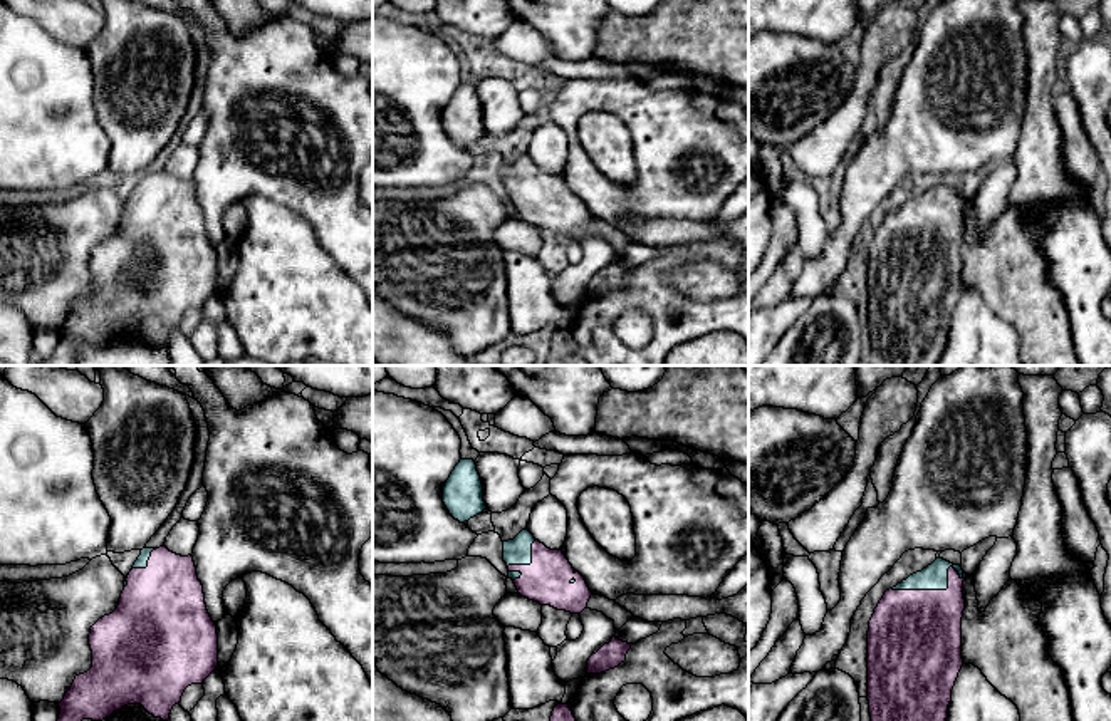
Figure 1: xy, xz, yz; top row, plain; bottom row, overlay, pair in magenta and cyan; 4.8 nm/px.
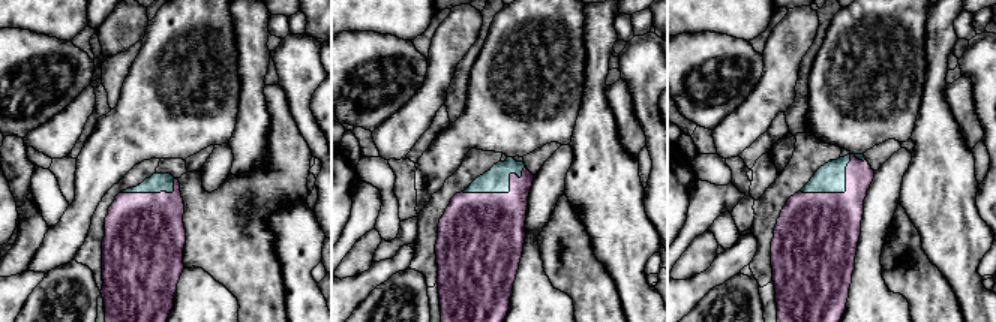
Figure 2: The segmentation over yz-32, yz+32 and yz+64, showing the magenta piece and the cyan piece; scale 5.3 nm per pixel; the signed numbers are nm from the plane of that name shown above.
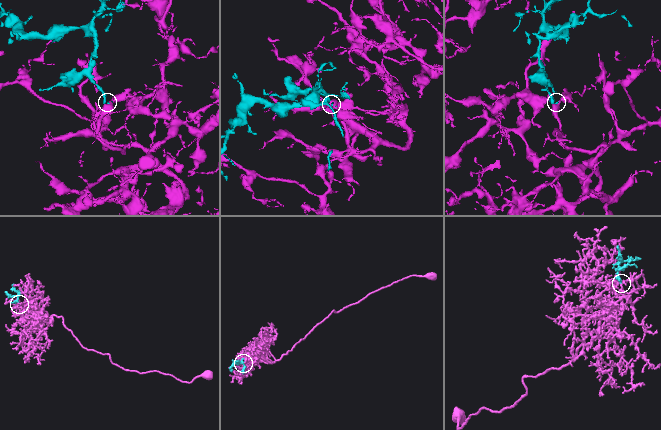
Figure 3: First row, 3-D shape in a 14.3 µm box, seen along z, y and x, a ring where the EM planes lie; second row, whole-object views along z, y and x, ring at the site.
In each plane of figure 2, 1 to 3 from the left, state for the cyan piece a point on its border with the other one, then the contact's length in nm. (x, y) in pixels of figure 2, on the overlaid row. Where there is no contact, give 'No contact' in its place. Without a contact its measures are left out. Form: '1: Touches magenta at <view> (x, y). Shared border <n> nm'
1: Touches magenta at yz-32 (152, 193). Shared border 320 nm
2: Touches magenta at yz+32 (503, 193). Shared border 380 nm
3: Touches magenta at yz+64 (840, 193). Shared border 340 nm

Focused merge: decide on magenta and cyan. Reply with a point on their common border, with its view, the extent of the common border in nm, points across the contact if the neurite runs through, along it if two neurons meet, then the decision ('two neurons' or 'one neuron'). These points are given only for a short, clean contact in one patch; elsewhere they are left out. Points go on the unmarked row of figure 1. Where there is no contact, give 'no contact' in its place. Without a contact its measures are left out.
contact yz (935, 215); length 360 nm; one neuron

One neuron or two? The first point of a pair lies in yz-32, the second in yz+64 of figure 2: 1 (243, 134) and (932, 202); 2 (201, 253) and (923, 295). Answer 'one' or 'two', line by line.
1: one
2: one

